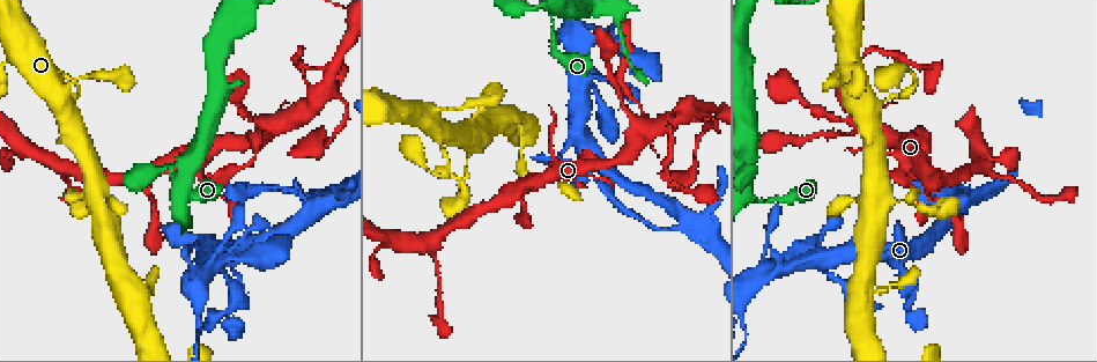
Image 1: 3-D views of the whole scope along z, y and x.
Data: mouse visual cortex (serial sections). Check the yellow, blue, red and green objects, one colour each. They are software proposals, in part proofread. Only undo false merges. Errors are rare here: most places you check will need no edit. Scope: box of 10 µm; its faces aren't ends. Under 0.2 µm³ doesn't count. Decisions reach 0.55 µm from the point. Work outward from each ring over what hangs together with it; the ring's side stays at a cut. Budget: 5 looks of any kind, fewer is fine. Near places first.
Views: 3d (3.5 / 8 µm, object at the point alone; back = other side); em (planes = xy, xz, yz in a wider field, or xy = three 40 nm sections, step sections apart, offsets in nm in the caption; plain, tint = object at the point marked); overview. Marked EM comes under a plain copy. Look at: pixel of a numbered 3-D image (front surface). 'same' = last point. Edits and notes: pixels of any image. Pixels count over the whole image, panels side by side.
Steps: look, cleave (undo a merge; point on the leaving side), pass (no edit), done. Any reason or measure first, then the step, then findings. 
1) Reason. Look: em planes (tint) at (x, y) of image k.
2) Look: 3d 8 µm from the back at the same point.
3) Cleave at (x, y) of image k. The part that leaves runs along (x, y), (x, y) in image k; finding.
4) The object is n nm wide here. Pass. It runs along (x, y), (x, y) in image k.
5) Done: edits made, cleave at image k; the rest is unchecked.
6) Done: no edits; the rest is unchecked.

Abrupt turn. Look: em planes (tint) at (694, 105) of image 1.

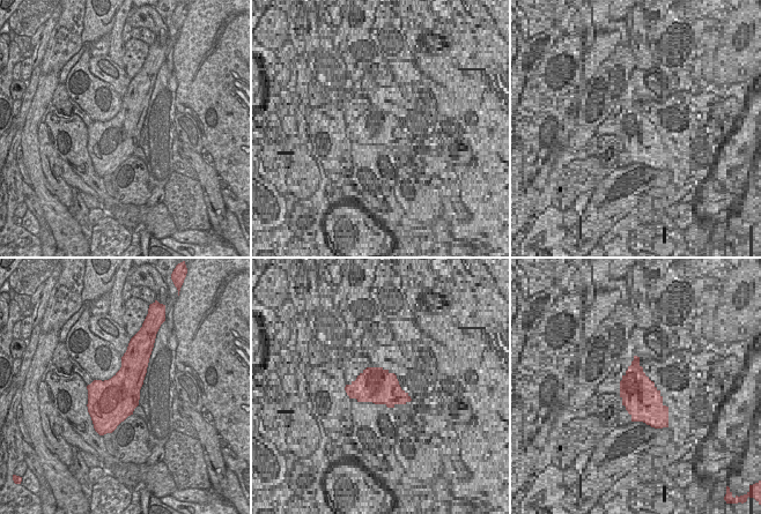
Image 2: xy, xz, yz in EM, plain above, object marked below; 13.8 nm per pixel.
Look: 3d 3.5 µm from the back at the same point.

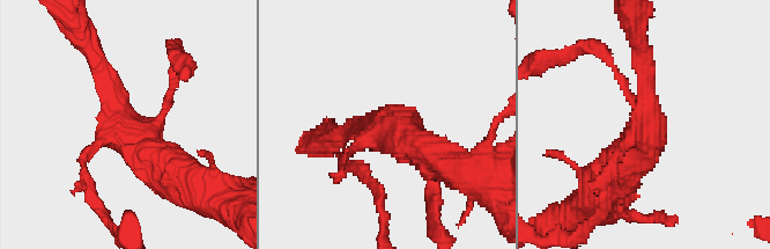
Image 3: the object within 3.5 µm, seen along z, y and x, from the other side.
The arms are 100, 150, 250, 500 nm wide. Pass. Continuous, no second cell.

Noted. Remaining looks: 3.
A narrow waist. Look: 3d 3.5 µm at (551, 18) of image 1.

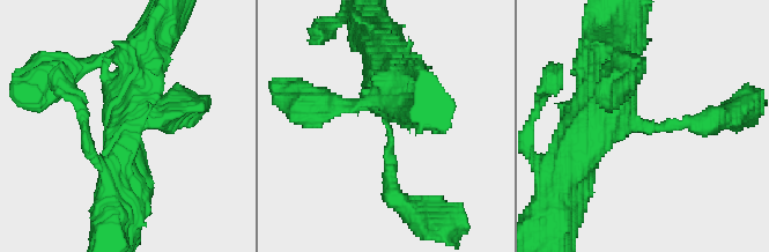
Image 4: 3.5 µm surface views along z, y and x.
Look: em xy step 3 (tint) at (385, 125) of image 4.

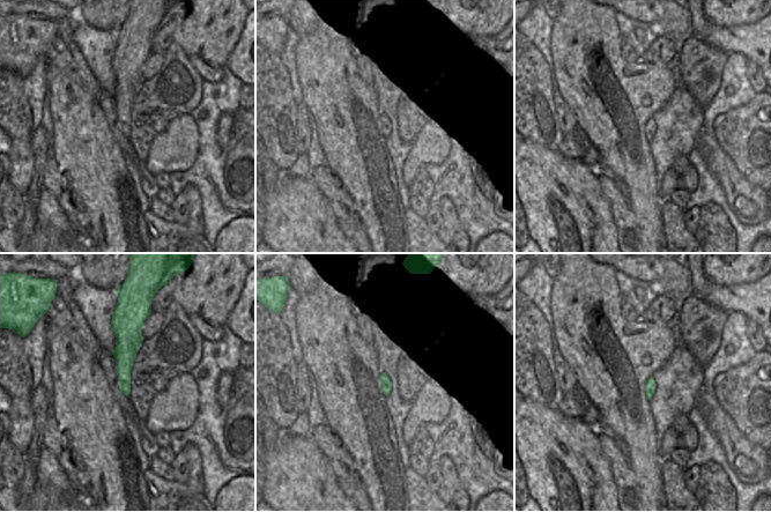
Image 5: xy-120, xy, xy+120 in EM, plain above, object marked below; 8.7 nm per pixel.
Pass. It runs along (718, 116), (627, 123), (618, 73) in image 4; continuous, no second cell.

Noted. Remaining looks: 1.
Done: no edits; the rest is unchecked.

